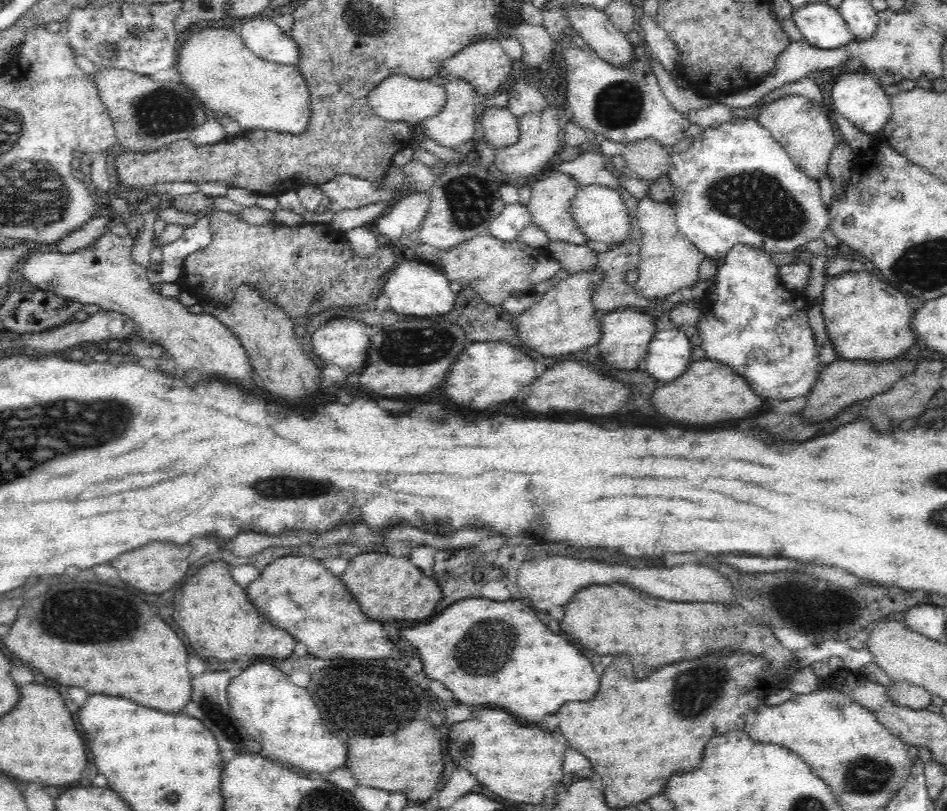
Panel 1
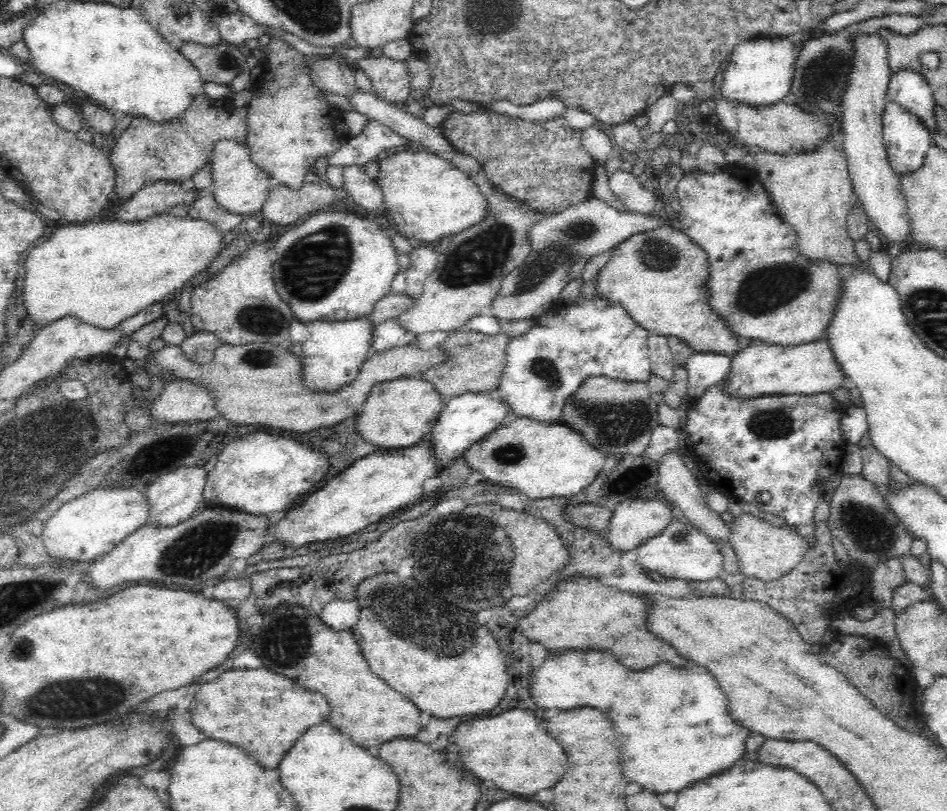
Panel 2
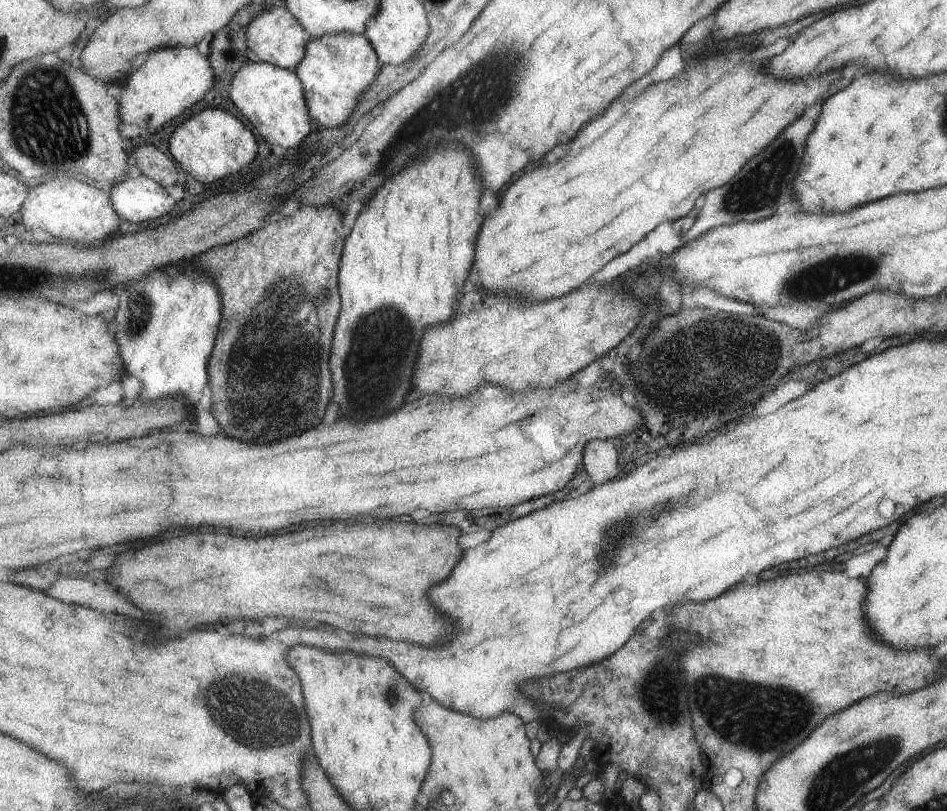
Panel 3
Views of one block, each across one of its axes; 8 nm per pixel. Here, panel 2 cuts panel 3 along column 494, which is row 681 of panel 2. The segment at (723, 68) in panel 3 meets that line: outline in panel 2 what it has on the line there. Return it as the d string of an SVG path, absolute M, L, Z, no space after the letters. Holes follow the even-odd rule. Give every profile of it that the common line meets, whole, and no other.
M260 668L220 674L216 682L200 688L190 712L192 724L196 724L206 738L236 744L254 756L260 766L274 770L308 728L328 720L326 716L332 714L332 708L322 694L308 692L290 678Z

